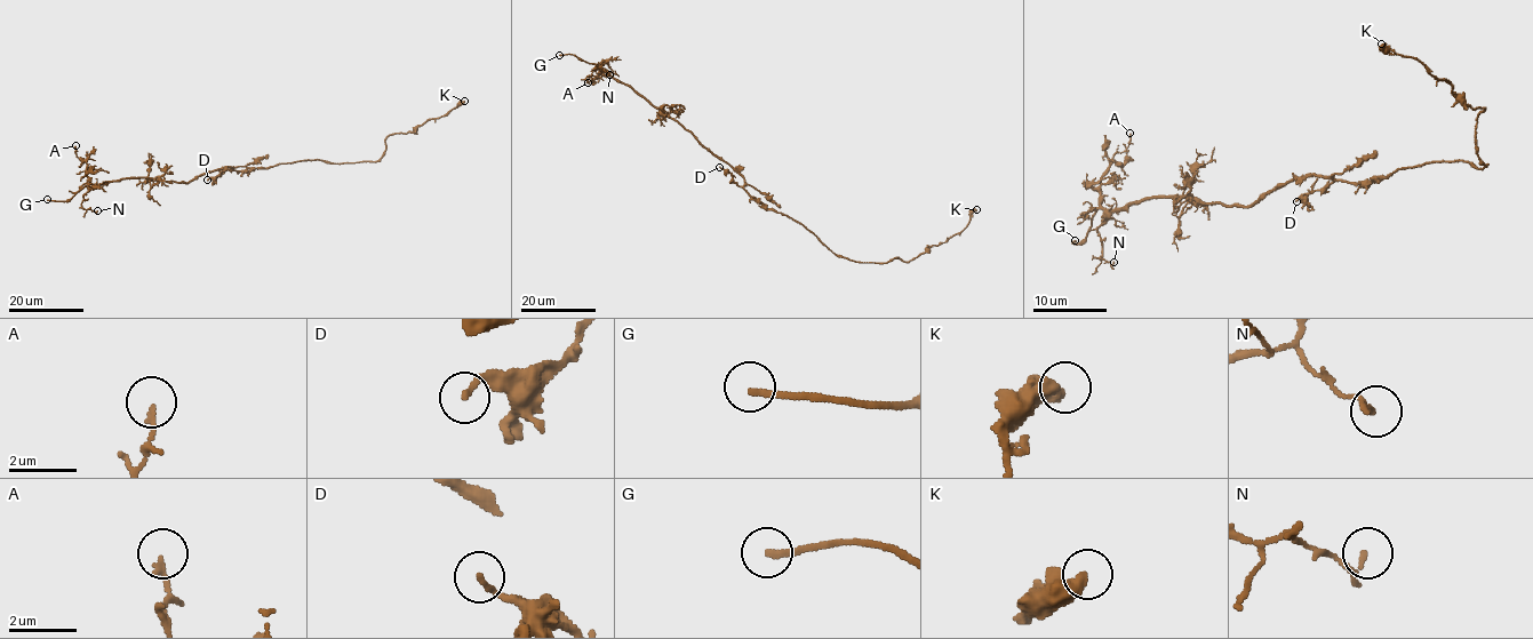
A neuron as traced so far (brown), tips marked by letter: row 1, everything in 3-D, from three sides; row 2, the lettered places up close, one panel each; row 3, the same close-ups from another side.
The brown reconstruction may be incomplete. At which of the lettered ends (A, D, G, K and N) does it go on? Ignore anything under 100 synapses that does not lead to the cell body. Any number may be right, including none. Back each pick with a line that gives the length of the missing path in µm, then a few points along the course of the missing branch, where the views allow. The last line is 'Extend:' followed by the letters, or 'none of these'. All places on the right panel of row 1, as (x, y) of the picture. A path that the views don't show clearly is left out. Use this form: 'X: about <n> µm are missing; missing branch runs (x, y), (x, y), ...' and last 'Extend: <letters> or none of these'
G: about 50 µm are missing; missing branch runs (1075, 240), (1082, 230), (1104, 230), (1128, 253), (1150, 253), (1165, 260), (1176, 260), (1211, 295), (1215, 308)
Extend: G

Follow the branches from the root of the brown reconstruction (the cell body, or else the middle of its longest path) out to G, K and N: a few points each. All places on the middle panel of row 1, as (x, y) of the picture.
G: (767, 209), (744, 188), (744, 180), (740, 175), (676, 121), (599, 66), (572, 54), (559, 55)
K: (767, 209), (800, 222), (835, 253), (863, 262), (887, 262), (896, 257), (909, 262), (959, 233), (976, 209)
N: (767, 209), (744, 188), (744, 178), (688, 132), (628, 86), (598, 66), (593, 69), (600, 66), (609, 74)

